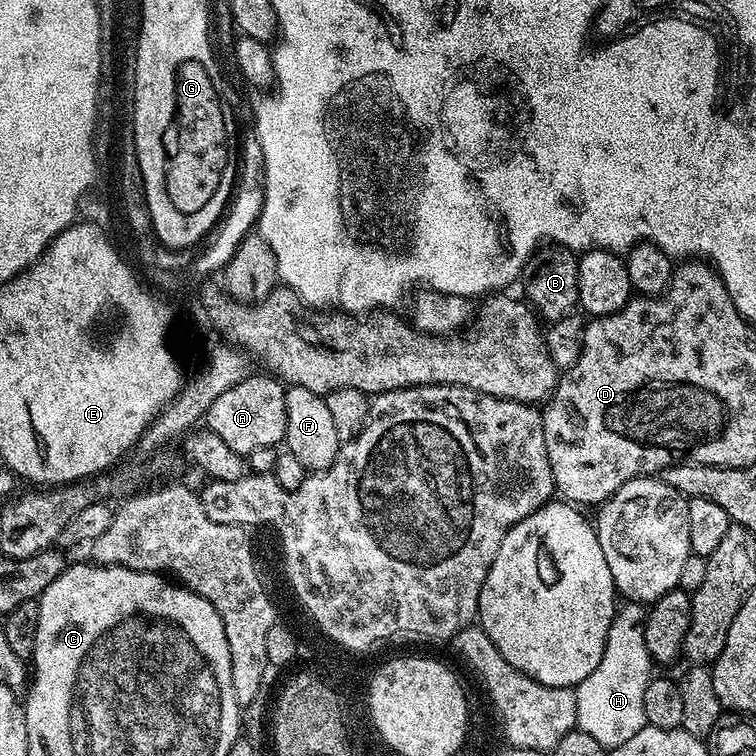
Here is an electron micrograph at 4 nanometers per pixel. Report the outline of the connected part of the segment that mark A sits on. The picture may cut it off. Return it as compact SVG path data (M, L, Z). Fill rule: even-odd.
M251 374L244 381L238 382L232 389L224 394L212 406L206 415L206 427L230 450L247 454L258 450L262 446L276 448L284 439L286 430L286 404L284 394L285 385L271 375Z

